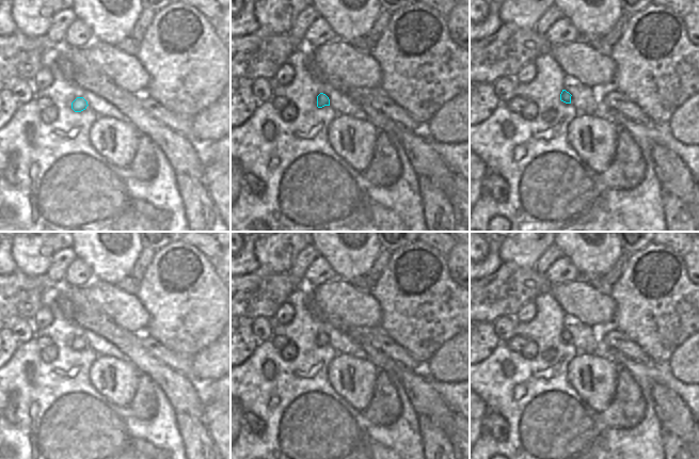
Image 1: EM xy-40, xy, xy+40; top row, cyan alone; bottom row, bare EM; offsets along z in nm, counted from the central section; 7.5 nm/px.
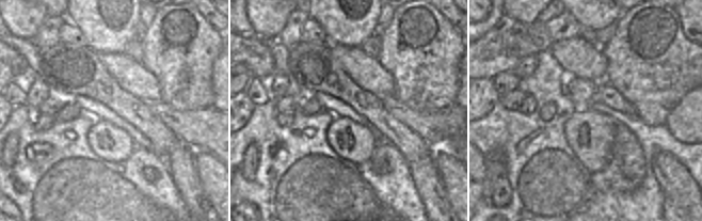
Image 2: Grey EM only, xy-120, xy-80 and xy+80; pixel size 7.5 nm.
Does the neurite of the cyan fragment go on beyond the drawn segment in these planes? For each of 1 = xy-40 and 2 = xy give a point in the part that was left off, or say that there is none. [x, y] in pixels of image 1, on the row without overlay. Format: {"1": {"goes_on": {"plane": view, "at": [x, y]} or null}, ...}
{"1": {"goes_on": null}, "2": {"goes_on": null}}

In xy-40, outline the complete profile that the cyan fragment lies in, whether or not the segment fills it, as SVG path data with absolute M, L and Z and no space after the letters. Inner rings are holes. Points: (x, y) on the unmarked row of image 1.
M77 336L73 342L72 342L72 348L75 351L81 351L86 348L88 346L88 341L83 336Z

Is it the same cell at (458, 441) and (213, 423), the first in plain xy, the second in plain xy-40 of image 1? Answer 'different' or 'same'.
same

